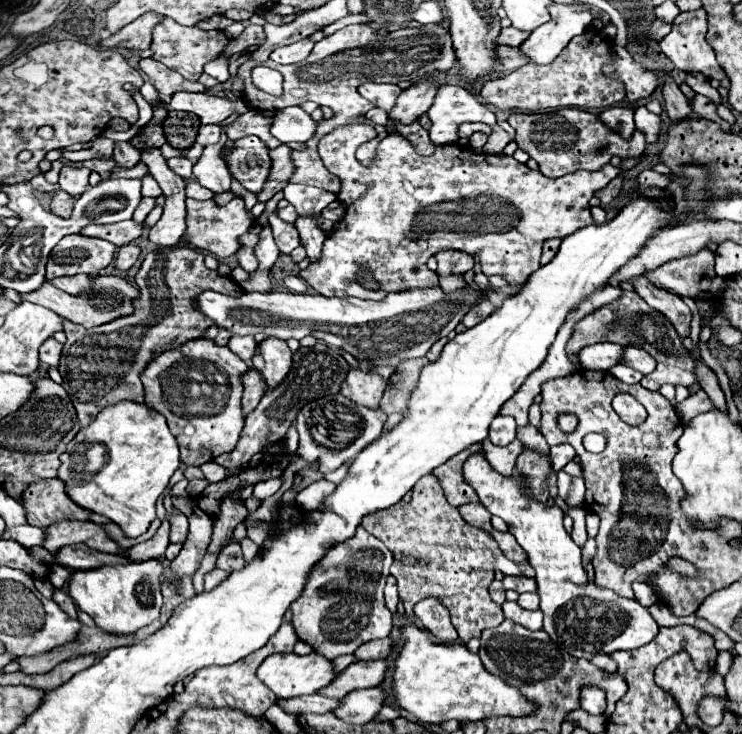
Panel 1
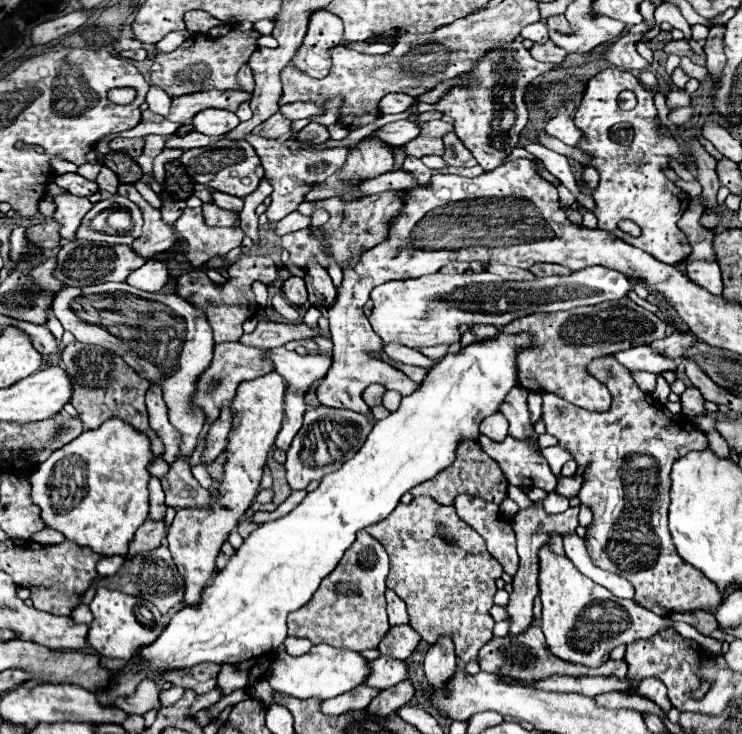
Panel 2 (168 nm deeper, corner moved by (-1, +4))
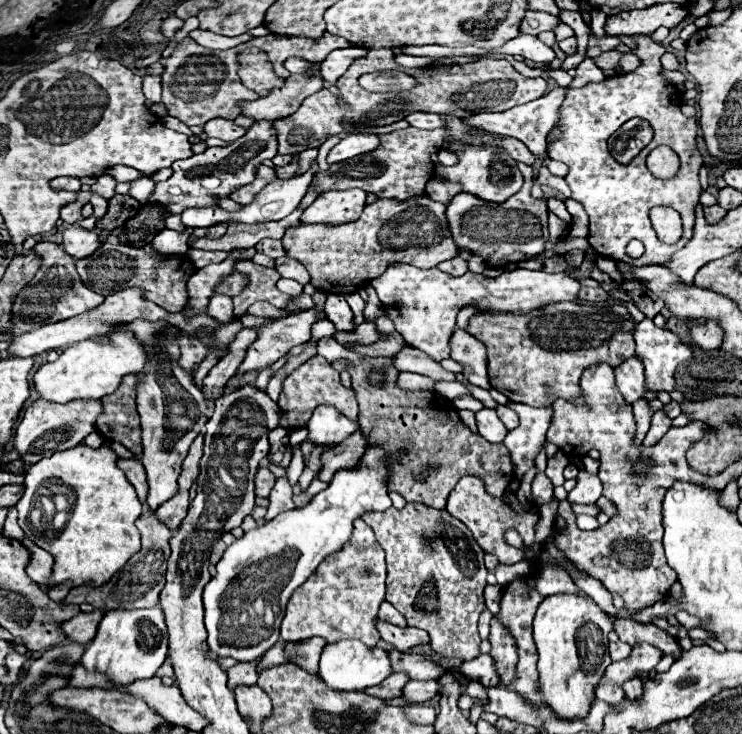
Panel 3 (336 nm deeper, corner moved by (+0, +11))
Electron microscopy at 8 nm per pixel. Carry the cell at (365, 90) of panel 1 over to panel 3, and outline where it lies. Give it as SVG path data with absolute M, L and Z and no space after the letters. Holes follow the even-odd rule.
M423 112L409 114L407 116L407 122L411 126L415 126L415 128L421 128L421 130L435 130L435 128L441 128L443 126L441 116L437 116L437 114L423 114Z

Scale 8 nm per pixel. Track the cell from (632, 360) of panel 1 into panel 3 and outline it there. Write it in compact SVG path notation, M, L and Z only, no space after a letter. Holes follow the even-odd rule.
M709 320L709 324L701 324L701 326L691 328L691 336L693 336L693 342L703 350L721 348L723 332L721 332L719 324L713 324L713 320Z

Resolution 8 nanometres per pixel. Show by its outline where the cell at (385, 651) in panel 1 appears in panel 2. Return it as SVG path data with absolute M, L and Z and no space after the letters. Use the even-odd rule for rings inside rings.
M398 625L398 627L390 627L390 631L382 637L378 651L382 655L392 655L394 659L404 661L416 649L418 641L420 635L410 625Z

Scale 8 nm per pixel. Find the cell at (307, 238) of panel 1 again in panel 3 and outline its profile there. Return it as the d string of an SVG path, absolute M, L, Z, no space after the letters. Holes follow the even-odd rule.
M329 294L325 302L325 314L335 324L337 332L353 332L353 312L341 294Z

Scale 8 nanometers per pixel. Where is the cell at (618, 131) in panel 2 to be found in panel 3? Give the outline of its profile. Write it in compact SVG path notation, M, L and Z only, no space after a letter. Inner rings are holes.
M631 118L609 138L609 152L619 164L629 164L651 140L653 128L641 118Z

